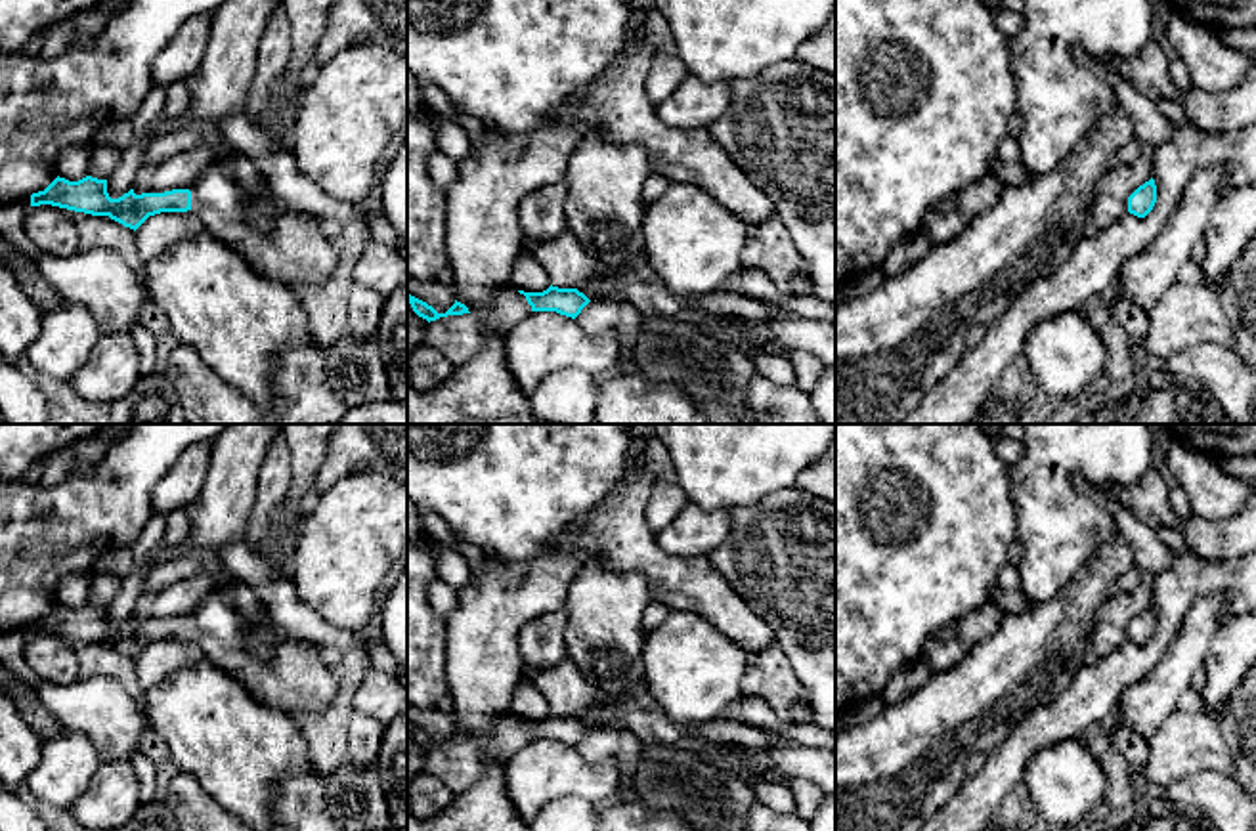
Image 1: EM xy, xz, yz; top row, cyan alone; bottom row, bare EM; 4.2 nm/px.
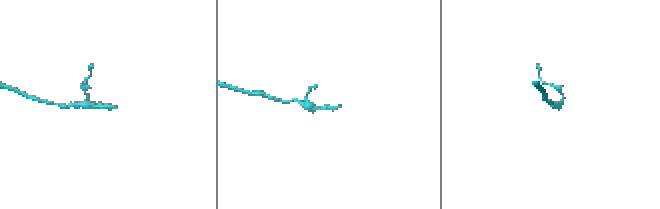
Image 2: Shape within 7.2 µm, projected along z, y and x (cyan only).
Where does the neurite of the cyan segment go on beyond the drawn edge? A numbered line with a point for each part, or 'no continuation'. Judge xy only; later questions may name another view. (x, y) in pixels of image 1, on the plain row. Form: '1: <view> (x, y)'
1: xy (295, 681)

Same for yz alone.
no continuation

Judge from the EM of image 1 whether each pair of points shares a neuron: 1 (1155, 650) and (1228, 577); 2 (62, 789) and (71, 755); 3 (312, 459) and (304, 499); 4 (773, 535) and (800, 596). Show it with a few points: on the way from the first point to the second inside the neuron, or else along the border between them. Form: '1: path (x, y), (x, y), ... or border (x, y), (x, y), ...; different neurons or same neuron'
1: path (1167, 625), (1170, 610), (1203, 577); same neuron
2: path (62, 782), (67, 763); same neuron
3: path (304, 468), (304, 490); same neuron
4: path (788, 551), (800, 564), (800, 581); same neuron

